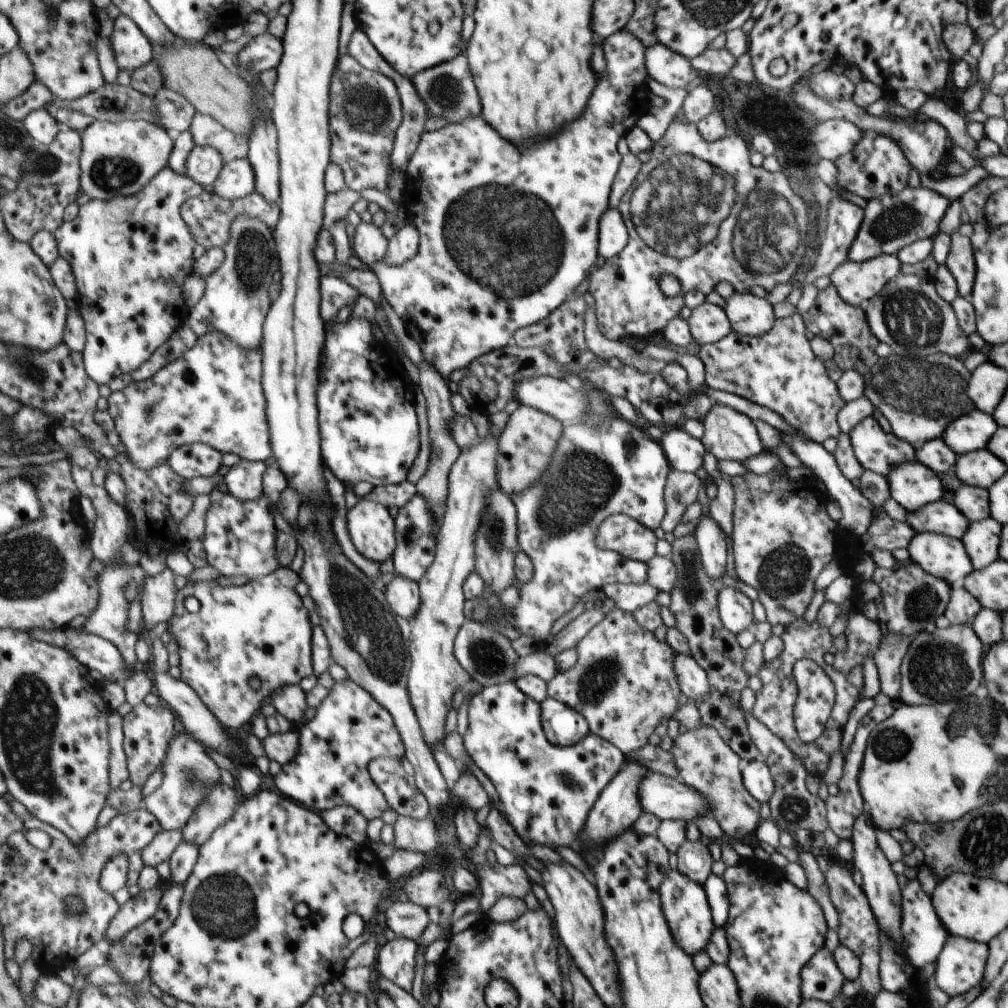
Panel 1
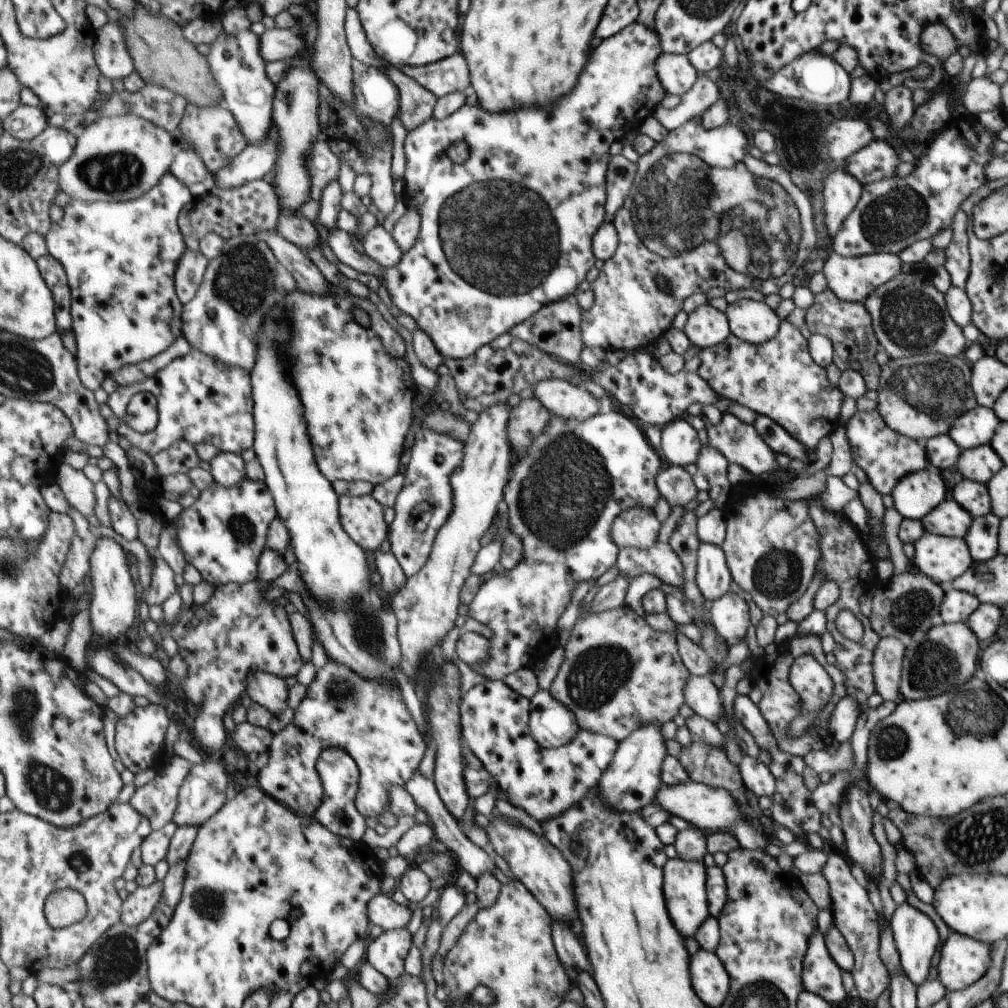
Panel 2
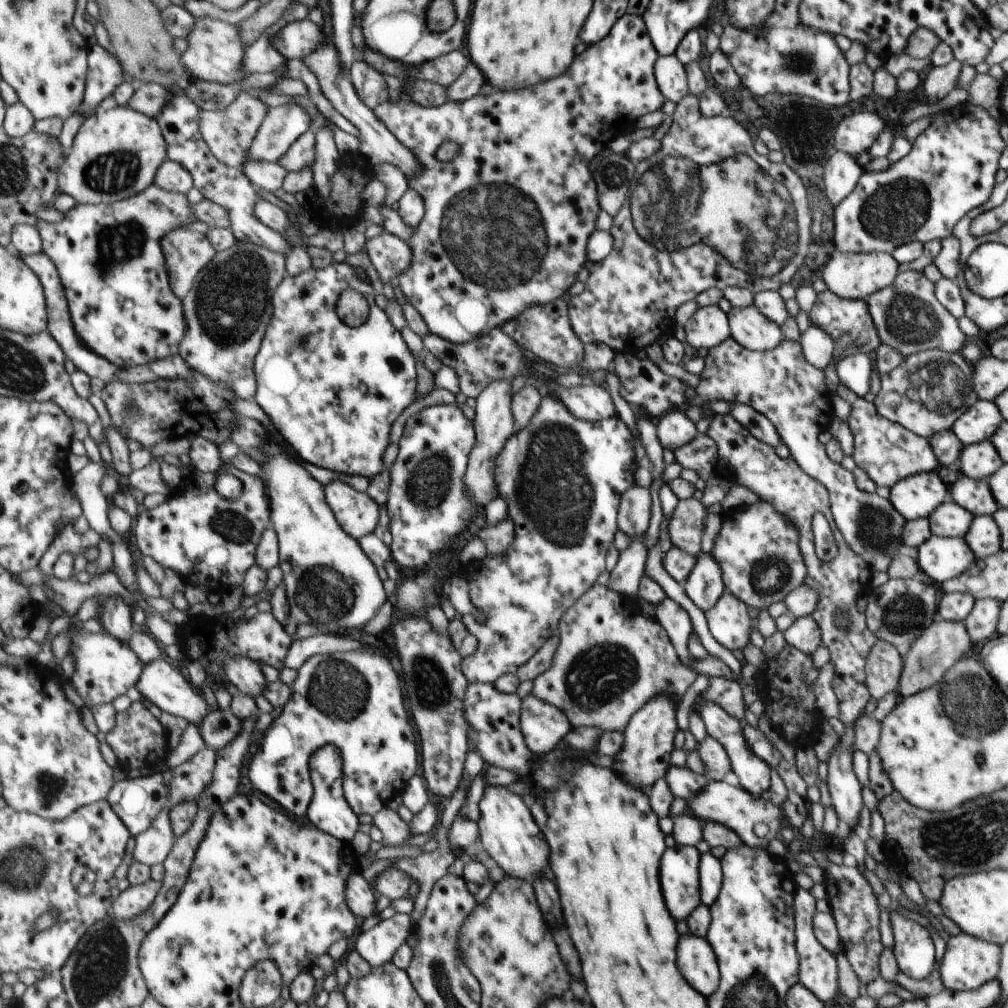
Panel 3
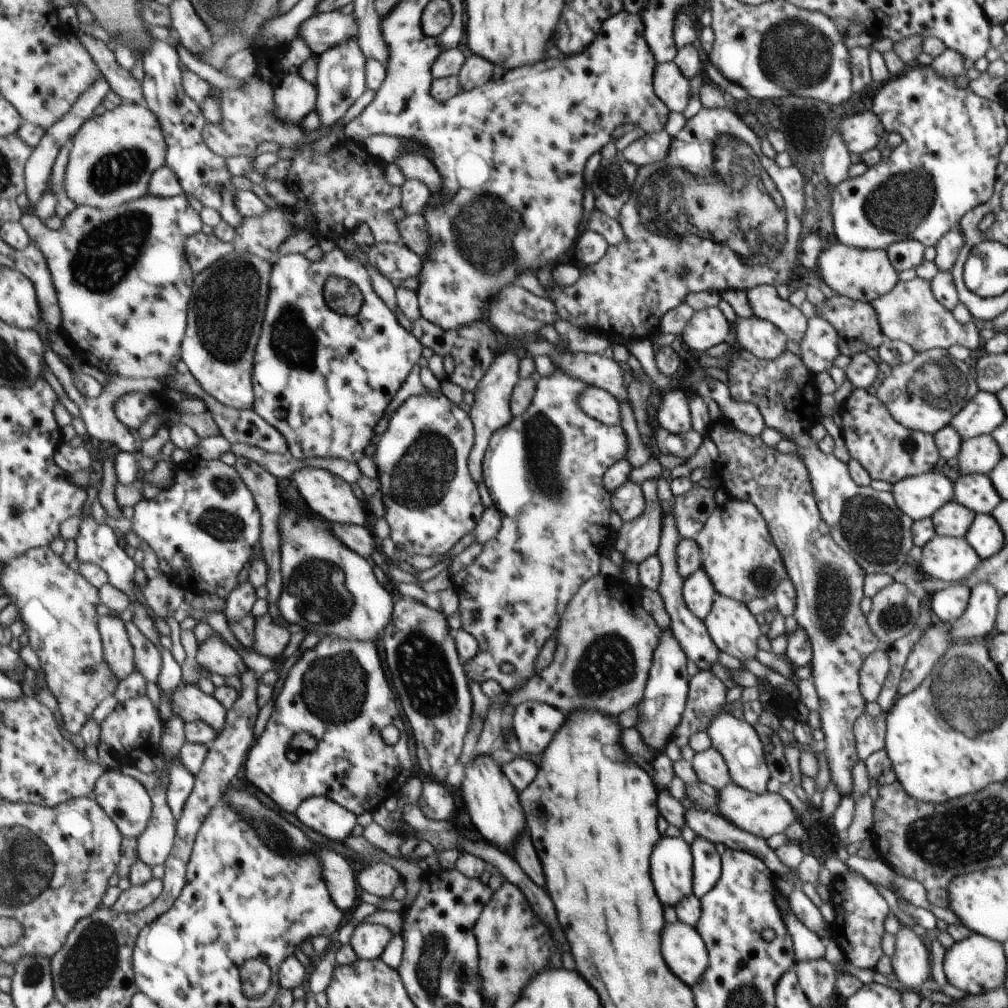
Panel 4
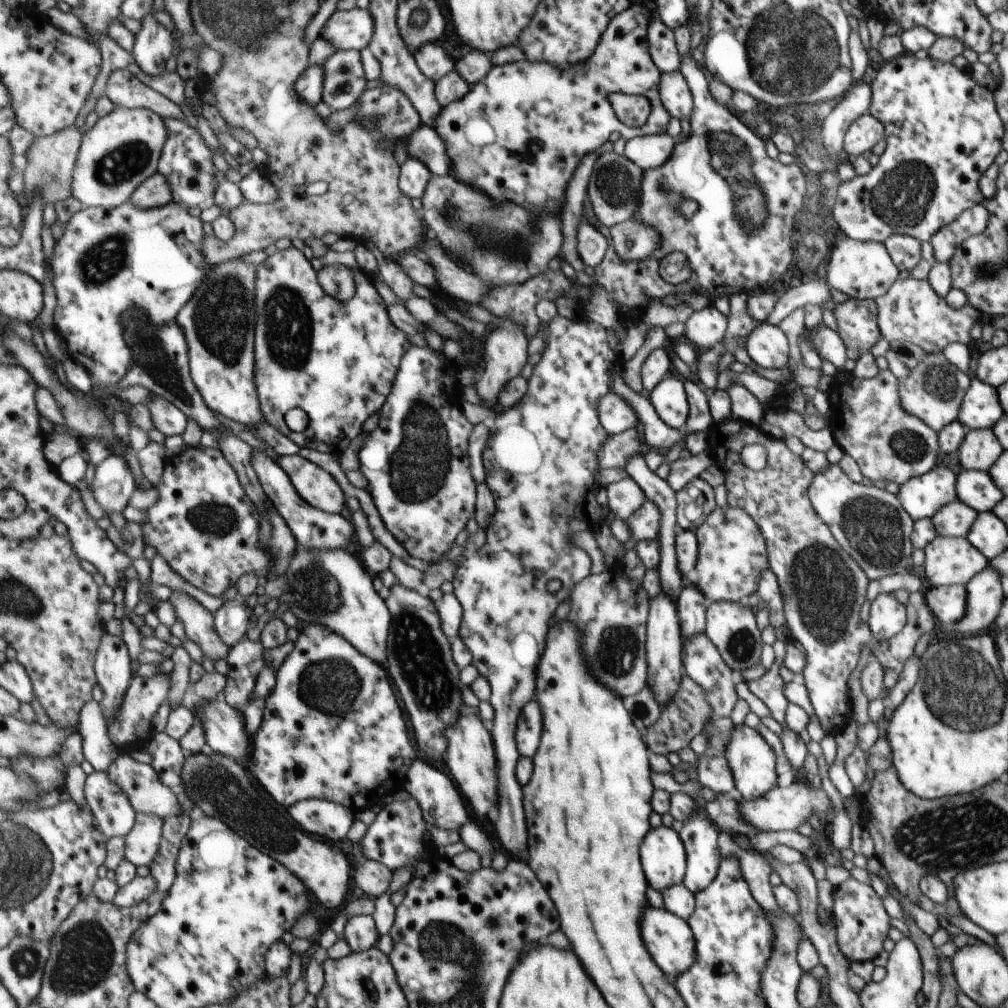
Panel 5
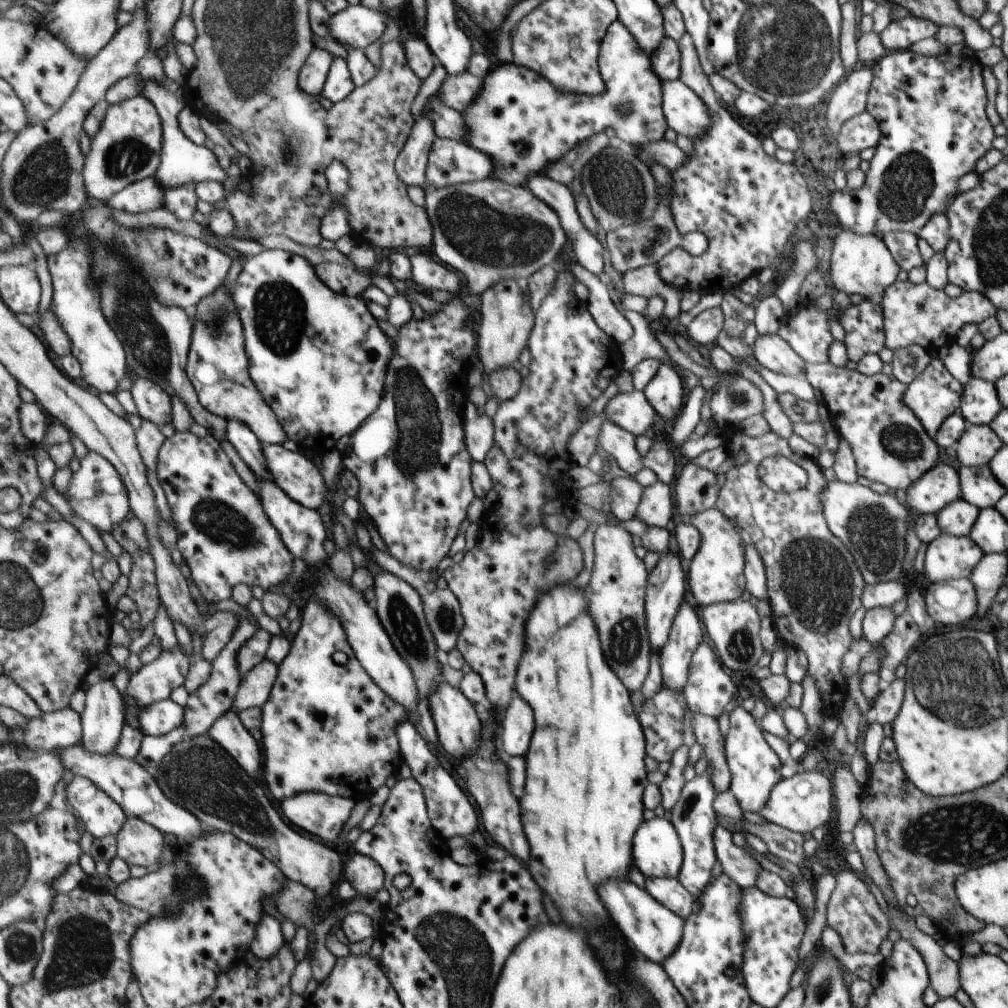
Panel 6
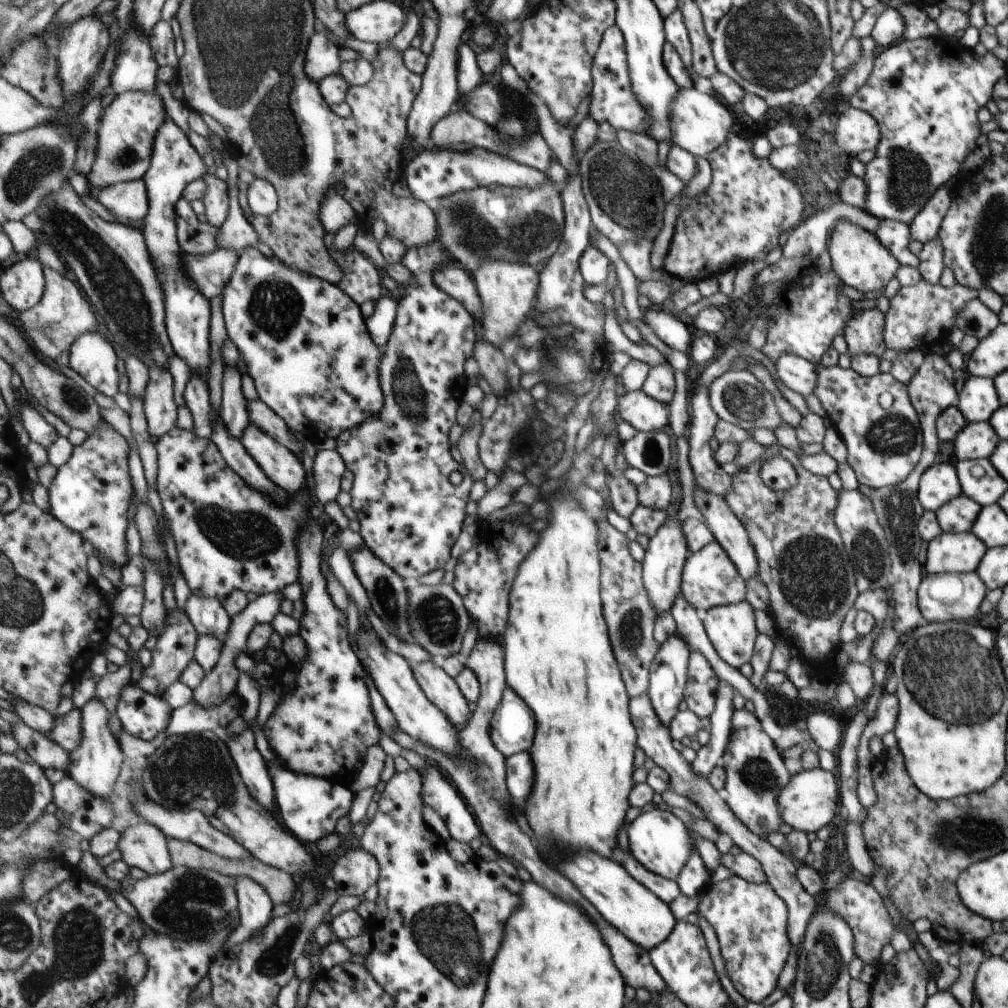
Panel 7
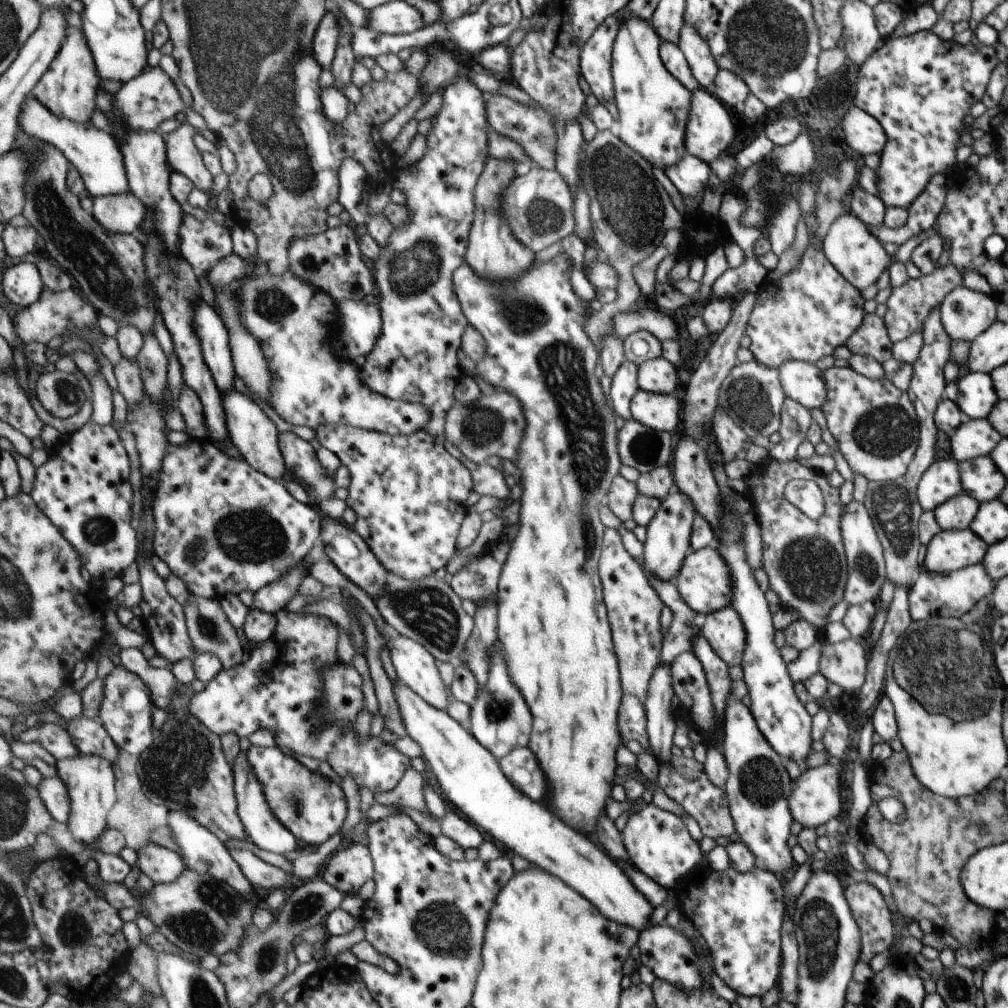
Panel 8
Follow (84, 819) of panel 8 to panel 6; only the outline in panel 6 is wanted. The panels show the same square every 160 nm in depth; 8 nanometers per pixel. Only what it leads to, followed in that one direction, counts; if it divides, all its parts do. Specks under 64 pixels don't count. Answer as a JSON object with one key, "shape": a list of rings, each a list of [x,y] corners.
{"shape":[[[102,675],[98,683],[89,686],[86,690],[86,709],[81,715],[84,730],[81,744],[90,753],[102,755],[115,753],[115,747],[121,740],[123,729],[126,728],[126,700],[112,680],[113,678]]]}

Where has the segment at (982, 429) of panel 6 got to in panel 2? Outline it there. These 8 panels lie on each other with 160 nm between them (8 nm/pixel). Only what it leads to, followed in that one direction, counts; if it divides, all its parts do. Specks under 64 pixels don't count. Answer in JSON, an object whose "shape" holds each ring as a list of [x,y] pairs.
{"shape":[[[987,443],[974,449],[963,450],[958,458],[957,470],[963,479],[985,485],[1002,466],[1002,460]]]}

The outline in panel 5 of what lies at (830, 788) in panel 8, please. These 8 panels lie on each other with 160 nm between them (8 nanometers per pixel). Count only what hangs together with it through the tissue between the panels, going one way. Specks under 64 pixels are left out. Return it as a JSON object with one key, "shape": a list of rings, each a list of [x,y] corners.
{"shape":[[[794,780],[787,787],[775,785],[769,792],[756,799],[745,800],[740,797],[736,799],[736,809],[740,819],[760,832],[795,830],[806,822],[810,814],[823,814],[827,808],[829,808],[829,800],[827,800],[824,789],[814,789],[810,786],[809,781],[805,783],[801,780]]]}

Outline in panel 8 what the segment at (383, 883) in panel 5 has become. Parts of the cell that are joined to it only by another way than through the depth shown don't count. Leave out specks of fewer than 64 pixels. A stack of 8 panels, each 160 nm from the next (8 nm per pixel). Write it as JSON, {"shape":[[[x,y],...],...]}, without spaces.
{"shape":[[[346,842],[328,862],[323,878],[346,895],[358,895],[363,884],[373,880],[375,873],[370,847]]]}

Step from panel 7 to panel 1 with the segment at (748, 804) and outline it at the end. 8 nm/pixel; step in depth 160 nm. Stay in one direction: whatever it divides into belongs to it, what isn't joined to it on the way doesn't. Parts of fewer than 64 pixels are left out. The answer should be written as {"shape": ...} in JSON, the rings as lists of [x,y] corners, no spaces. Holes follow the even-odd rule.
{"shape":[[[675,653],[673,667],[679,686],[689,700],[700,699],[708,693],[706,671],[690,654]],[[762,759],[747,761],[740,771],[744,789],[759,803],[767,802],[774,794],[774,779]]]}

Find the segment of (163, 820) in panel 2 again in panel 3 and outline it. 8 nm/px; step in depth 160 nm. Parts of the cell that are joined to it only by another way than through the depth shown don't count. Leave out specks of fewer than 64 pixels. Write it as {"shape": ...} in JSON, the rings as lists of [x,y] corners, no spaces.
{"shape":[[[162,772],[153,773],[136,779],[123,779],[119,781],[110,792],[107,799],[116,813],[127,823],[134,836],[149,830],[153,820],[161,814],[161,810],[168,806],[168,786],[165,785],[165,776]]]}

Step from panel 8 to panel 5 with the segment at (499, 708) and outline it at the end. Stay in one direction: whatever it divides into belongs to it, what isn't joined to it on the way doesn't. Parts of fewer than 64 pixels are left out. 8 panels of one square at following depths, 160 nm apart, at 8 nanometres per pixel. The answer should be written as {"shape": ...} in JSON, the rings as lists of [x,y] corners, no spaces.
{"shape":[[[535,700],[527,702],[527,706],[523,706],[523,718],[521,714],[518,720],[518,749],[519,754],[523,756],[533,756],[539,744],[539,736],[541,736],[541,712]]]}

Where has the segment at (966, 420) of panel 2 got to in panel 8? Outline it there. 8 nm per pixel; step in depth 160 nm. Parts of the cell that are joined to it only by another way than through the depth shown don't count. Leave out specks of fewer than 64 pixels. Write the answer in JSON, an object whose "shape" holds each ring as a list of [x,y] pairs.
{"shape":[[[969,371],[955,380],[958,391],[954,403],[966,419],[986,419],[999,401],[988,374]]]}

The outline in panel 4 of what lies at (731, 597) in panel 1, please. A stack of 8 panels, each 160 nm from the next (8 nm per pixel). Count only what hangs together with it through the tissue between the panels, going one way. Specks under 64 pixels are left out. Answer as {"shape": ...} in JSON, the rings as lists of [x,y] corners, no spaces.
{"shape":[[[716,594],[710,611],[704,616],[707,634],[721,652],[737,660],[755,658],[755,640],[761,634],[755,618],[745,604]]]}

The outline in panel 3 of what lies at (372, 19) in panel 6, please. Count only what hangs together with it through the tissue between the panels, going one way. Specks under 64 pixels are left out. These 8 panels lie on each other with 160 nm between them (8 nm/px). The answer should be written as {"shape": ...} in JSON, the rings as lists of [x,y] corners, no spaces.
{"shape":[[[308,19],[291,21],[270,39],[271,46],[285,58],[304,59],[323,41],[321,26]]]}

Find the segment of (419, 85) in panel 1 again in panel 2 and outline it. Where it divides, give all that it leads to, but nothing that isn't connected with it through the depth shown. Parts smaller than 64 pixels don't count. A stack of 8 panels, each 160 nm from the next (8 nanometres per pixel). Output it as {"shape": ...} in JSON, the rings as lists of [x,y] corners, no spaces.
{"shape":[[[463,52],[446,56],[441,62],[431,63],[429,66],[401,68],[421,86],[433,92],[438,99],[451,93],[468,94],[472,90],[470,66]]]}

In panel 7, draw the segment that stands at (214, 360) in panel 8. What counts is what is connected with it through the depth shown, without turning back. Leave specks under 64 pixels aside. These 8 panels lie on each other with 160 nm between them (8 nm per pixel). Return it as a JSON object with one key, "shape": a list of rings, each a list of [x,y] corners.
{"shape":[[[224,362],[220,418],[230,433],[242,442],[243,435],[250,425],[250,416],[241,386],[241,375],[237,367]]]}

